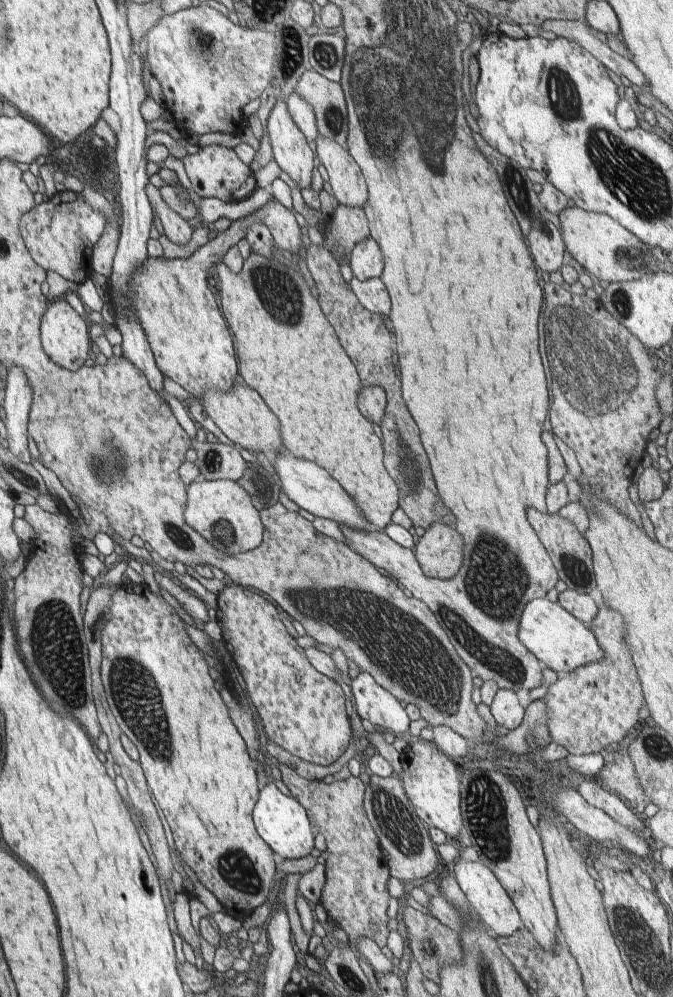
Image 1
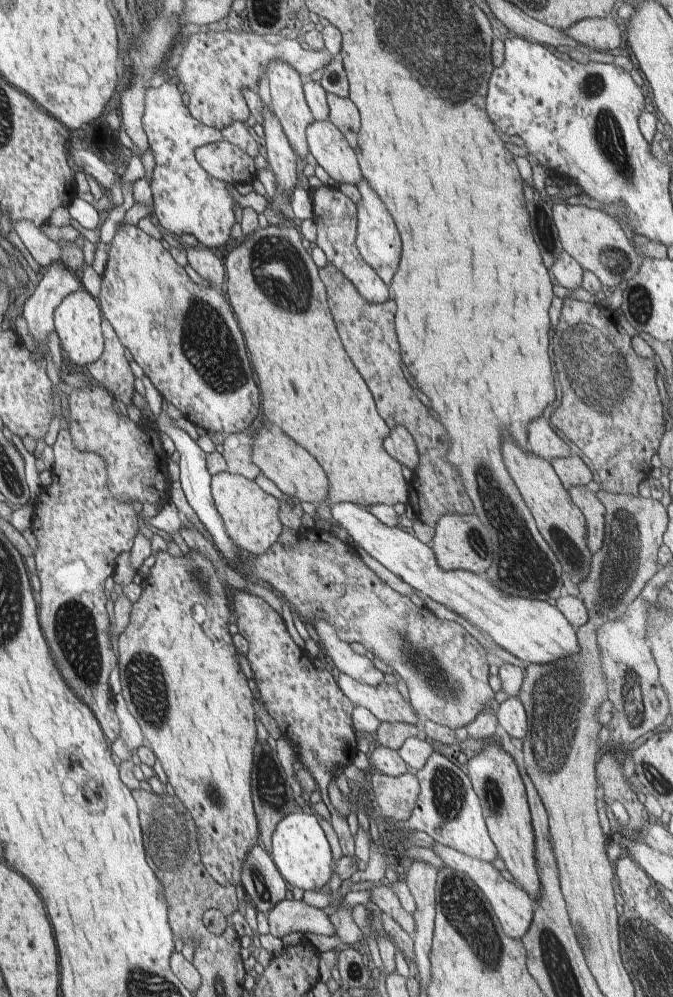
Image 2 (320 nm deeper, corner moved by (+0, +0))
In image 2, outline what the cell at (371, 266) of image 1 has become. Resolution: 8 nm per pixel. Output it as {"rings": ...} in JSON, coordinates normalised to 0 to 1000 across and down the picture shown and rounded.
{"rings":[[[538,178],[529,186],[536,195],[536,200],[530,207],[530,240],[527,244],[533,249],[539,260],[562,273],[562,277],[579,287],[582,285],[582,277],[591,271],[591,263],[594,263],[594,253],[597,253],[597,243],[594,243],[594,235],[588,229],[587,219],[579,217],[577,209],[571,207],[571,203],[556,195],[556,191],[550,189],[545,179]]]}

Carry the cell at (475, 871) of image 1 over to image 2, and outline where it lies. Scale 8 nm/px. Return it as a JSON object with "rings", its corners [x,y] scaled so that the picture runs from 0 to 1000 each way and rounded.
{"rings":[[[648,844],[642,846],[640,852],[654,863],[660,864],[663,870],[673,871],[682,876],[694,877],[715,891],[722,903],[733,911],[734,919],[737,919],[740,927],[758,941],[774,942],[782,937],[785,930],[792,924],[795,903],[779,892],[770,891],[768,888],[752,883],[731,866],[692,859],[678,852]]]}

